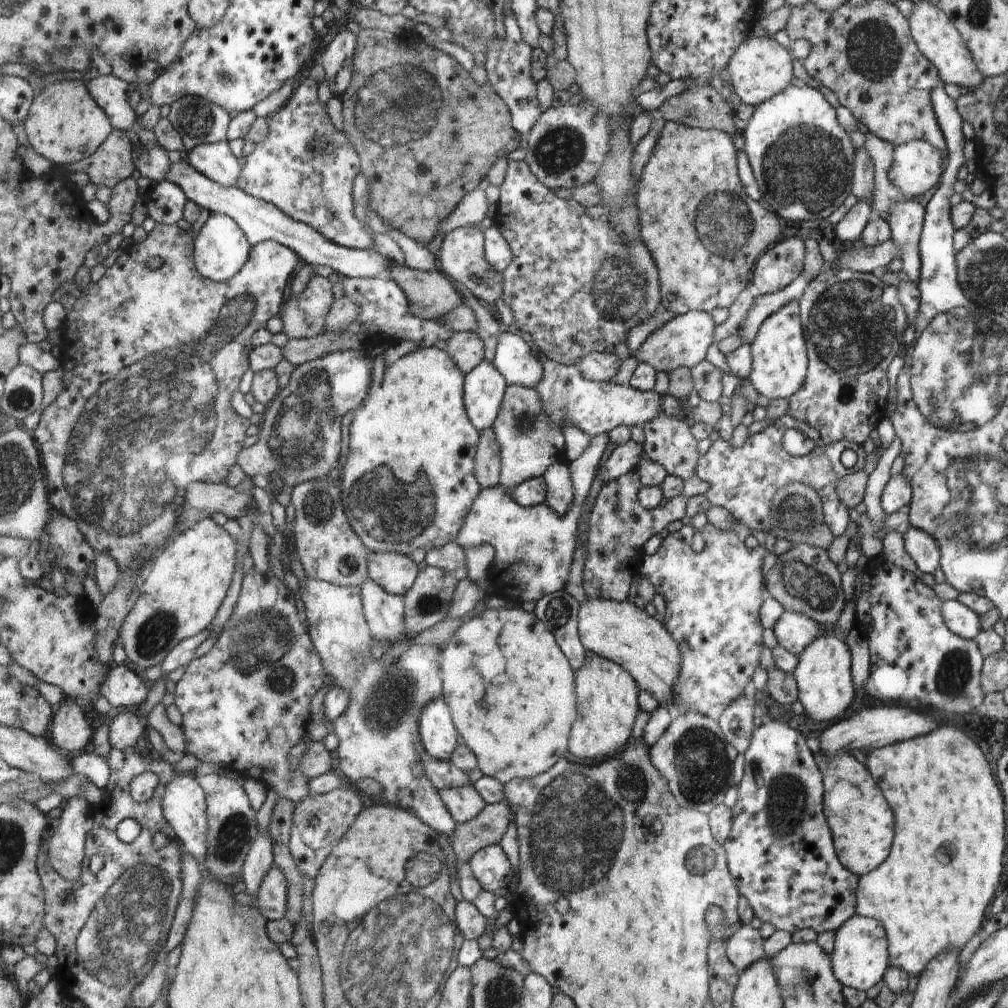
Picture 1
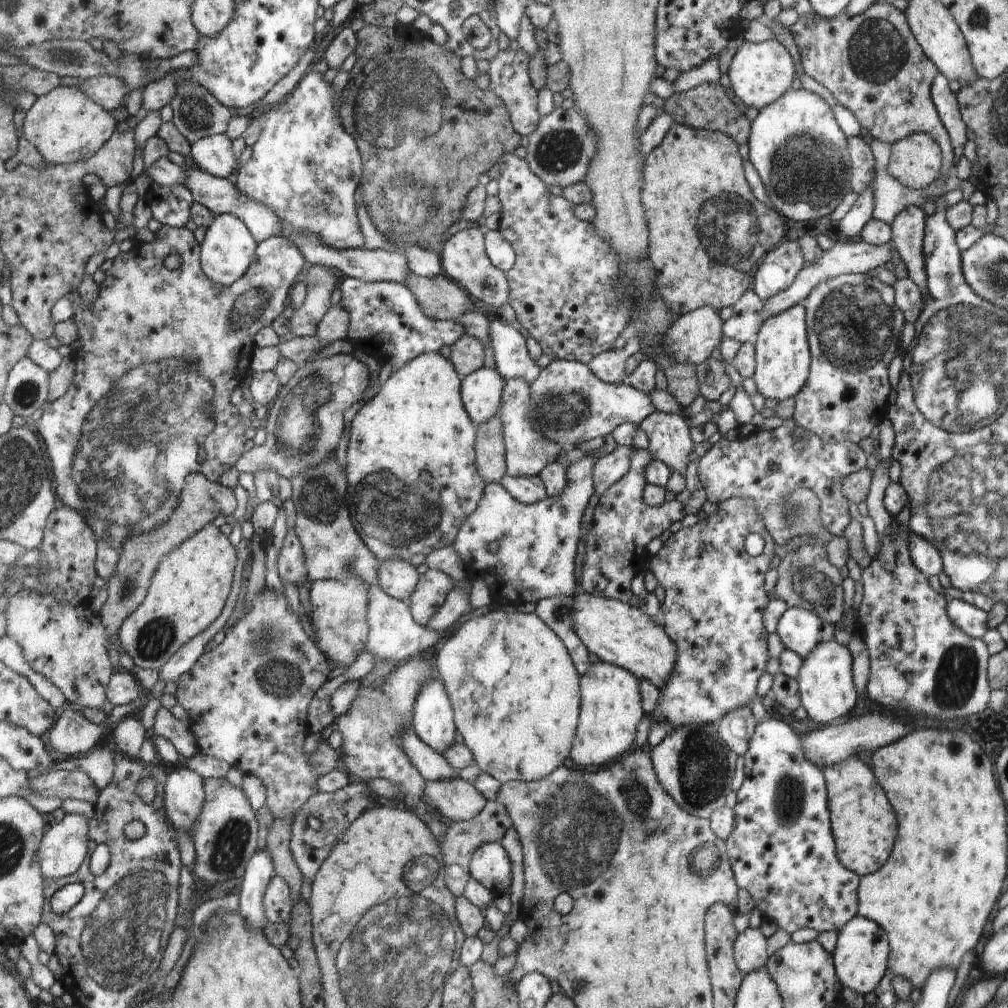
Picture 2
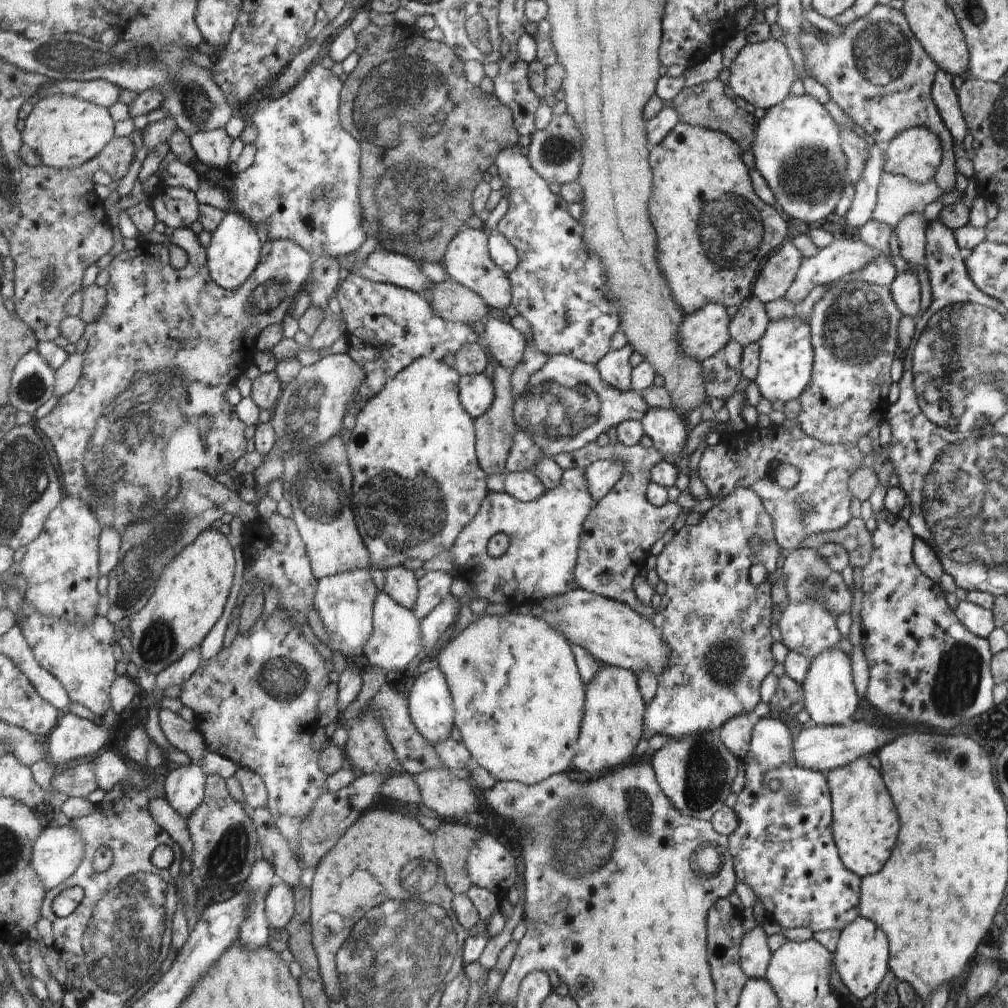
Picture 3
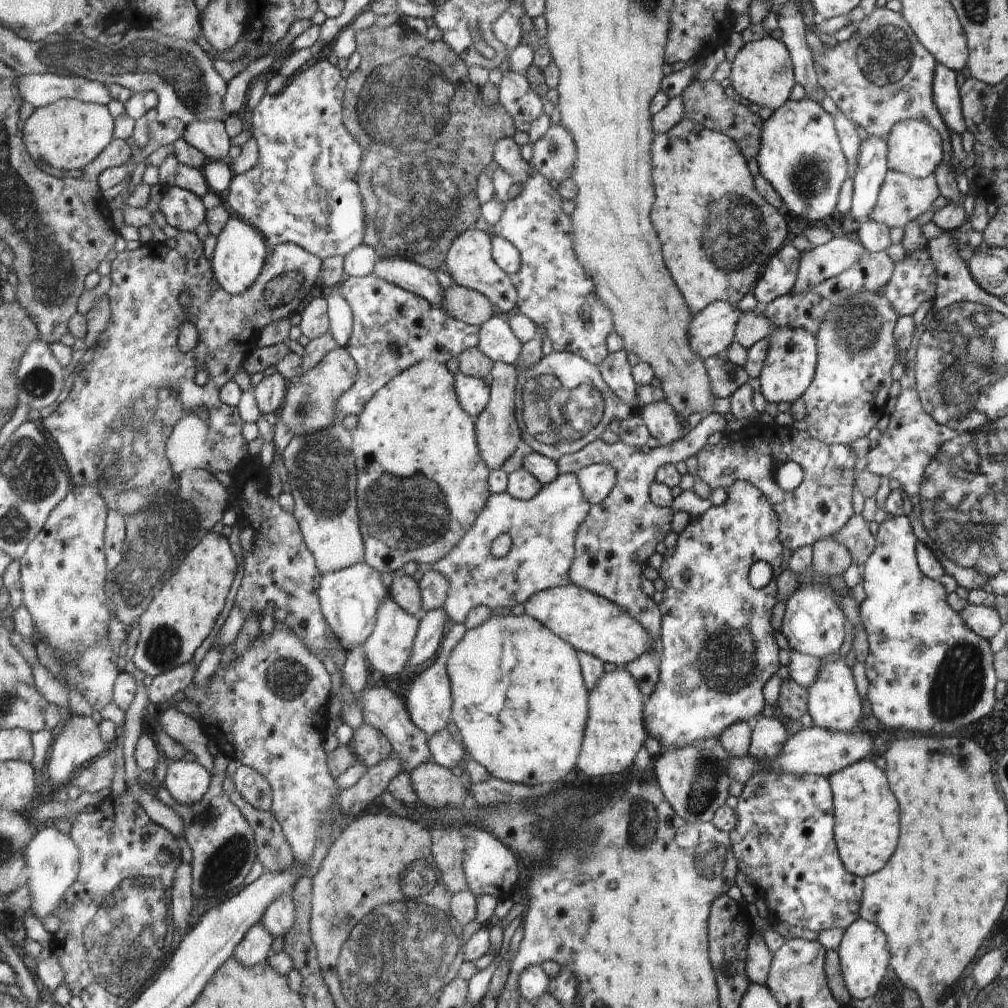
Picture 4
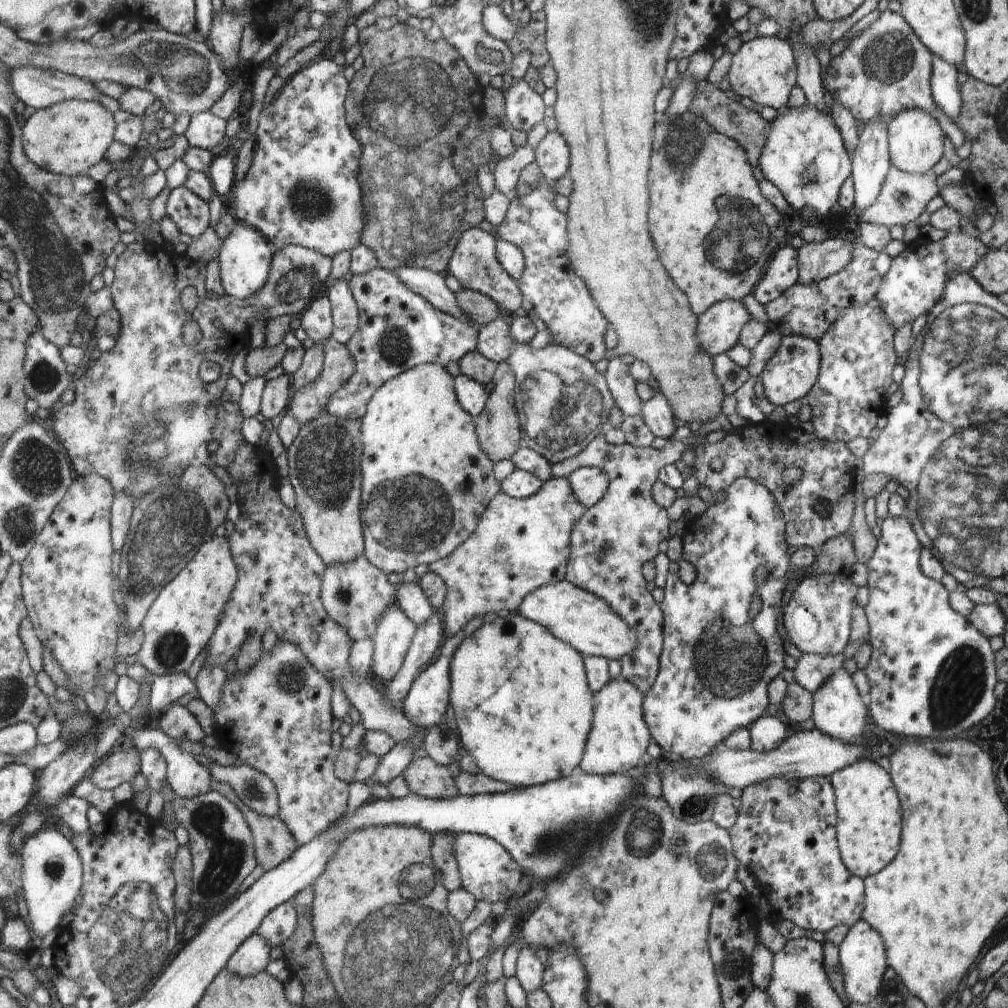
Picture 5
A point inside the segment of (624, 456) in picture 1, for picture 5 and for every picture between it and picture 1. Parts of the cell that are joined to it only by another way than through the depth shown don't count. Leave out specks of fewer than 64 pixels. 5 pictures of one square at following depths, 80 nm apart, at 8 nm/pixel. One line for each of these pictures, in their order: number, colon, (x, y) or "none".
2: (609, 468)
3: (602, 475)
4: (597, 481)
5: (590, 484)

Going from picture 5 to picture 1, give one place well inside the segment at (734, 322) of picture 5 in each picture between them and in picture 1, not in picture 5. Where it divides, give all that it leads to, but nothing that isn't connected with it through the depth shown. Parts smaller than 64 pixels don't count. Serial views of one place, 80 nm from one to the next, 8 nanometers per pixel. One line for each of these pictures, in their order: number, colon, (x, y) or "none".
1: (682, 342)
2: (691, 338)
3: (704, 332)
4: (711, 332)

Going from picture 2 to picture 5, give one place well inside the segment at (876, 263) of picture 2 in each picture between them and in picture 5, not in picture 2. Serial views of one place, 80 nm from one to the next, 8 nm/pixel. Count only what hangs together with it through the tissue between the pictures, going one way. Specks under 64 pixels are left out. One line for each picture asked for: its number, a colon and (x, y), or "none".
3: (841, 257)
4: (823, 262)
5: (817, 261)

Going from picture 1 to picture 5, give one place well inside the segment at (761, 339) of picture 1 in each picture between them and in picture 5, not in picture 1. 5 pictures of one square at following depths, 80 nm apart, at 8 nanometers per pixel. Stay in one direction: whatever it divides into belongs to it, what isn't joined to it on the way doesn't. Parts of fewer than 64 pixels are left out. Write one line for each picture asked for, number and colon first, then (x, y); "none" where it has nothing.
2: (782, 358)
3: (786, 357)
4: (792, 353)
5: (792, 370)

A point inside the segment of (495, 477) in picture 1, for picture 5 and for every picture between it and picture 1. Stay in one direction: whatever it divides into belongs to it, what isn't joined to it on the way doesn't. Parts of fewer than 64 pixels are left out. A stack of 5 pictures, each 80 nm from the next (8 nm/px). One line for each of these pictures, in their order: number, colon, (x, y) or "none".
2: (490, 449)
3: (494, 429)
4: (499, 435)
5: (499, 431)

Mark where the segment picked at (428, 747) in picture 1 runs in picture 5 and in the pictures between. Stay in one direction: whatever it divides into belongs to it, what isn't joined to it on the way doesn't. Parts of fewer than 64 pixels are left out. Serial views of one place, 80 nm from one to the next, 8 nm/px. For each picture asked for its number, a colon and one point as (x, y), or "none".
2: (432, 721)
3: (430, 702)
4: (429, 700)
5: (429, 697)

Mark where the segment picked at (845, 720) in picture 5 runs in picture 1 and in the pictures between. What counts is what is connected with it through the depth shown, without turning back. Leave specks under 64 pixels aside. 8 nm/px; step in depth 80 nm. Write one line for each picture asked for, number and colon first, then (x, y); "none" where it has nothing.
1: (824, 682)
2: (826, 691)
3: (830, 698)
4: (832, 701)

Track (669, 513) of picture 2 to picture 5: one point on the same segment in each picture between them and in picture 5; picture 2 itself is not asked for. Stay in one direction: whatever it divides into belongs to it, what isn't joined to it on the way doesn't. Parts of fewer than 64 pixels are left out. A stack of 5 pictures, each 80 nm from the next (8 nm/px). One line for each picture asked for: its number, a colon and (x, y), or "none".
3: (616, 540)
4: (614, 545)
5: (610, 547)

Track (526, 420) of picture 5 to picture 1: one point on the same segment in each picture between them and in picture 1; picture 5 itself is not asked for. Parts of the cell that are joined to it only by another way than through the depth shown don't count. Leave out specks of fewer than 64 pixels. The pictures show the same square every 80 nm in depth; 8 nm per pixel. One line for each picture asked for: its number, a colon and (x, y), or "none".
1: (567, 396)
2: (572, 404)
3: (568, 405)
4: (563, 404)

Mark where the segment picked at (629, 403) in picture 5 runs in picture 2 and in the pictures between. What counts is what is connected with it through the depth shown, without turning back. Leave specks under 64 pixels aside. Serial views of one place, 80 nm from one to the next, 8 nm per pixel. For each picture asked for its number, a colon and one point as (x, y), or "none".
2: (609, 366)
3: (614, 368)
4: (615, 370)

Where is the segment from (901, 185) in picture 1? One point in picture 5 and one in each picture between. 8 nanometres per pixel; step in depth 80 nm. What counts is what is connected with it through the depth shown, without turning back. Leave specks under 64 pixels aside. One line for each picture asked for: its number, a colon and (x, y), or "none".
2: (916, 162)
3: (915, 153)
4: (914, 147)
5: (915, 140)

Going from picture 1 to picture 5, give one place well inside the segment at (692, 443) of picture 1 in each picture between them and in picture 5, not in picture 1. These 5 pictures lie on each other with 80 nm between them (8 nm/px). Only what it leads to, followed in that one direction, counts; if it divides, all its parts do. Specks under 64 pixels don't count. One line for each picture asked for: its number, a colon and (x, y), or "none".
2: (669, 439)
3: (667, 428)
4: (662, 422)
5: (658, 415)

